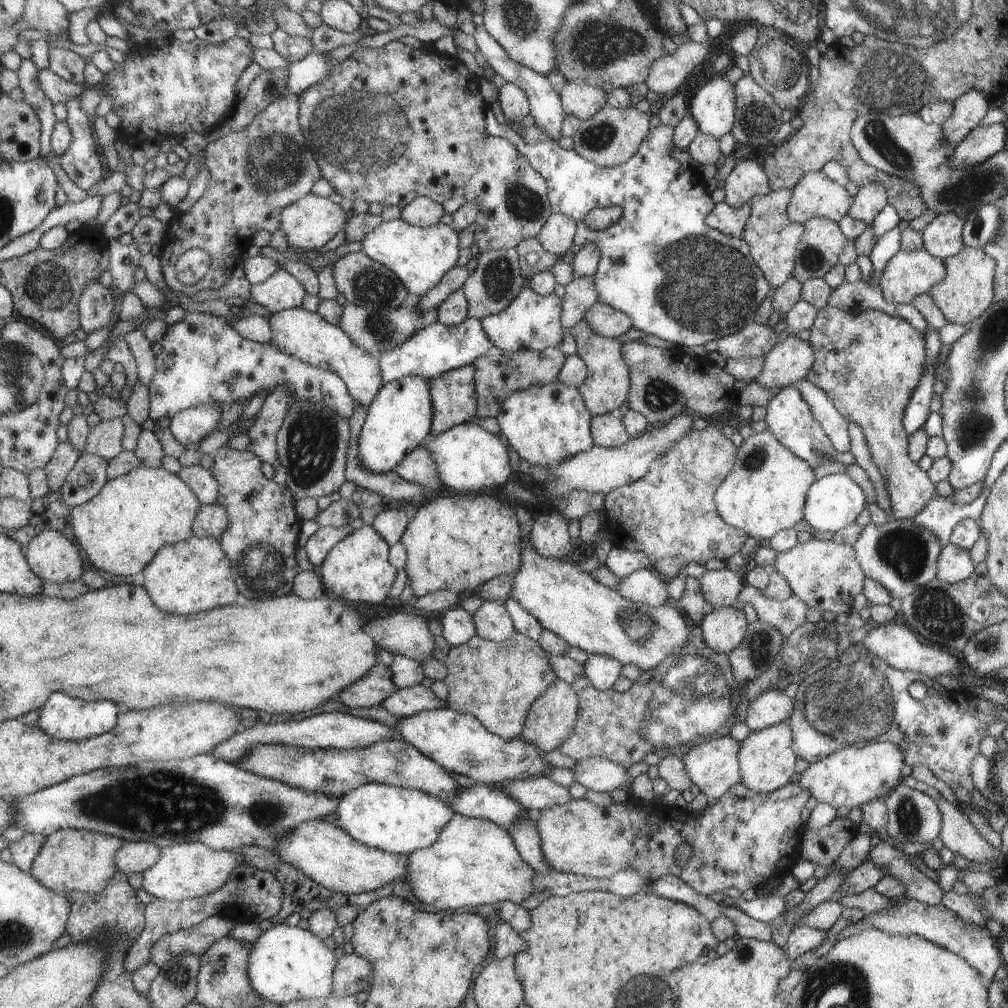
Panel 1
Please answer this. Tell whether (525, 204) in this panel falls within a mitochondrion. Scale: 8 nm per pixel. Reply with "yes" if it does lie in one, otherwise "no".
yes

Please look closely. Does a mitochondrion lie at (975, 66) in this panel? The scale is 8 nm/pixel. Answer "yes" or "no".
no

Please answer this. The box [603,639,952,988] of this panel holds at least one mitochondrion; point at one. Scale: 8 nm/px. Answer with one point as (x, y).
(853, 700)

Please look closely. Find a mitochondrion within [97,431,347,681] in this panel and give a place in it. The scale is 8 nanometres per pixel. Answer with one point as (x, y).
(264, 570)

